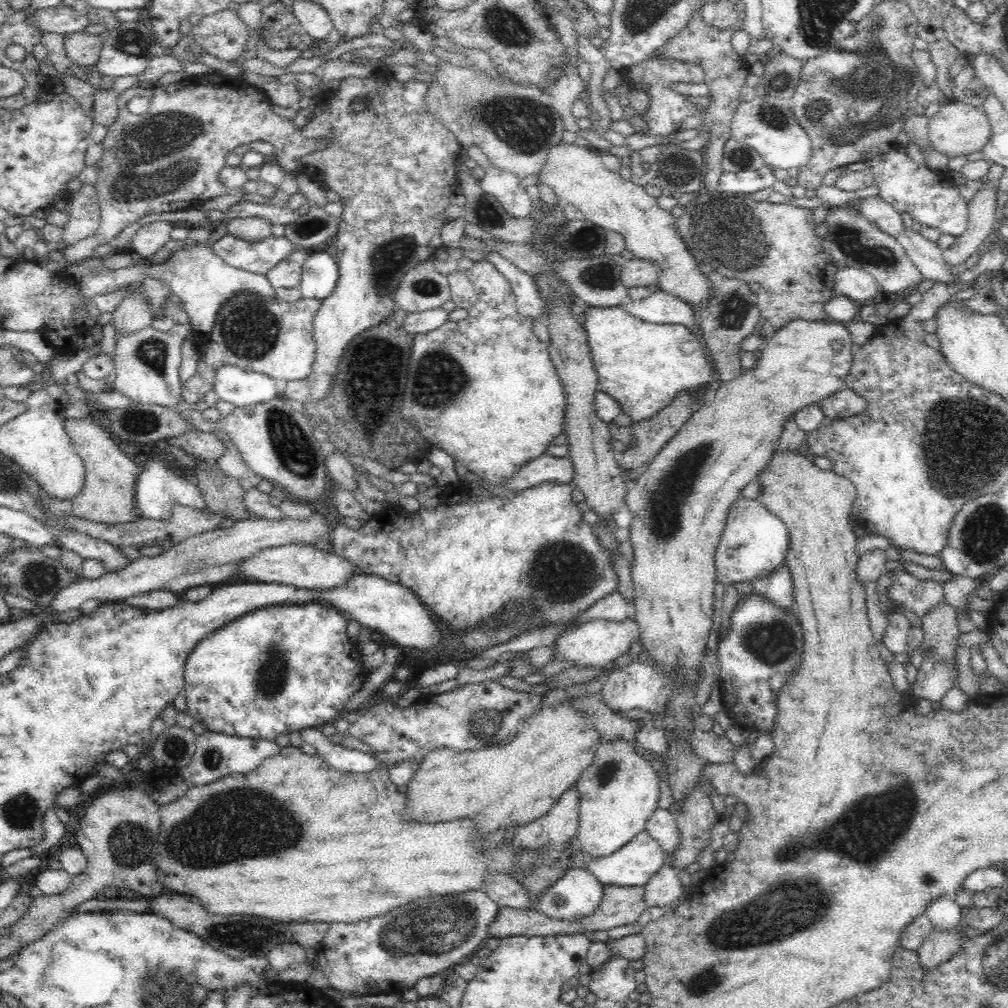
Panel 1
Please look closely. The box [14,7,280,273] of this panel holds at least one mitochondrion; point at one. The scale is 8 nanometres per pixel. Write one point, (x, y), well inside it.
(159, 156)

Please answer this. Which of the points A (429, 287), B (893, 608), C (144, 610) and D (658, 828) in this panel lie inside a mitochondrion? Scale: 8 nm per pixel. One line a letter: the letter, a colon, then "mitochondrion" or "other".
A: mitochondrion
B: other
C: other
D: other

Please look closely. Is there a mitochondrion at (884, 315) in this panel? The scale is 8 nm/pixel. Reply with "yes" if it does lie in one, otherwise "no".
no

